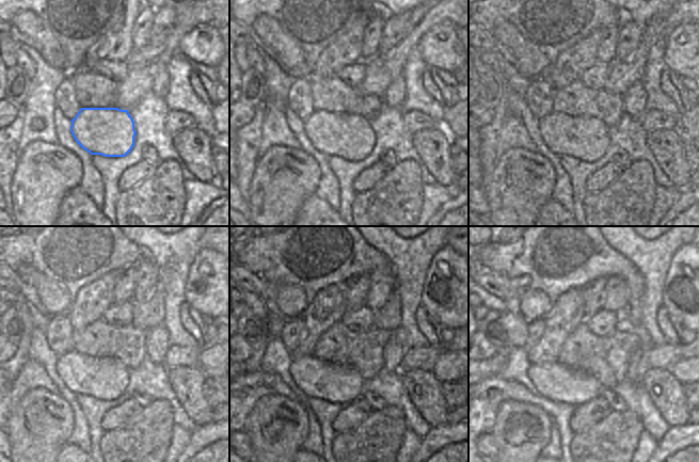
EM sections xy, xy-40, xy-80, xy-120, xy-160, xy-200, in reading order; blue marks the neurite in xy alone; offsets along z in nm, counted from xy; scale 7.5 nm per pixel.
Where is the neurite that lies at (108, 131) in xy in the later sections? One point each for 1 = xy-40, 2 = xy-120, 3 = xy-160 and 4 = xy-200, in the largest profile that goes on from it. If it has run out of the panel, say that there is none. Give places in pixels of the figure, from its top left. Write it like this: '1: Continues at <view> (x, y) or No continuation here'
1: Continues at xy-40 (350, 137)
2: Continues at xy-120 (104, 378)
3: Continues at xy-160 (316, 379)
4: Continues at xy-200 (553, 381)

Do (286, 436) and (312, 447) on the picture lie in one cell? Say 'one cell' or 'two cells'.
two cells

